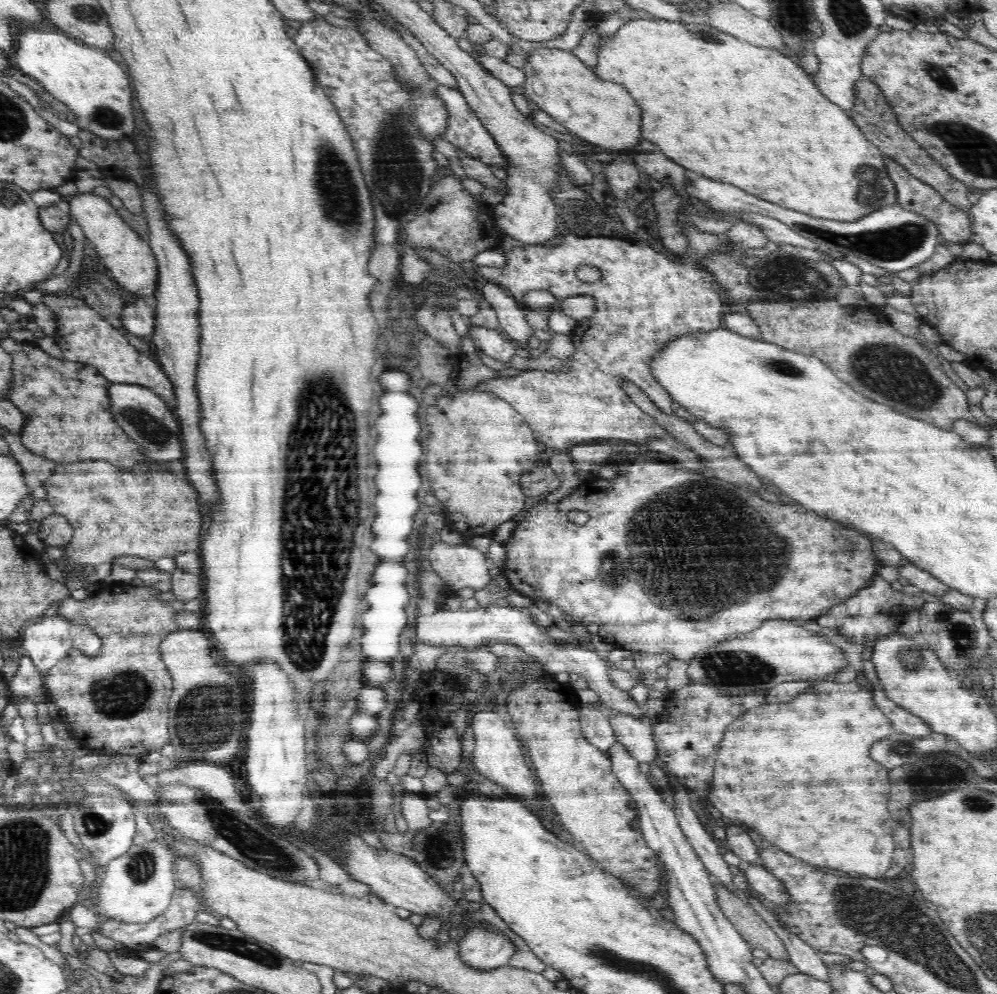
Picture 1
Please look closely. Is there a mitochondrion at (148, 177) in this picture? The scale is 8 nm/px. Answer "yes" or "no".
no

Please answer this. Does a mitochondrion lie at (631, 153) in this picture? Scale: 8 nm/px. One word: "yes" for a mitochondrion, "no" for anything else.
no

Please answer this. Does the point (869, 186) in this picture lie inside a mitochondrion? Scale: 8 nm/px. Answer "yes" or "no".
yes

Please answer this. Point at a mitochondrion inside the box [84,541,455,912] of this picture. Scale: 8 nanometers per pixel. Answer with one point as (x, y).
(206, 716)

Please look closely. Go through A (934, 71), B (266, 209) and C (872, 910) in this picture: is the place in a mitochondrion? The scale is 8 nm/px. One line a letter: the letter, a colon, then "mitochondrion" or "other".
A: mitochondrion
B: other
C: mitochondrion

